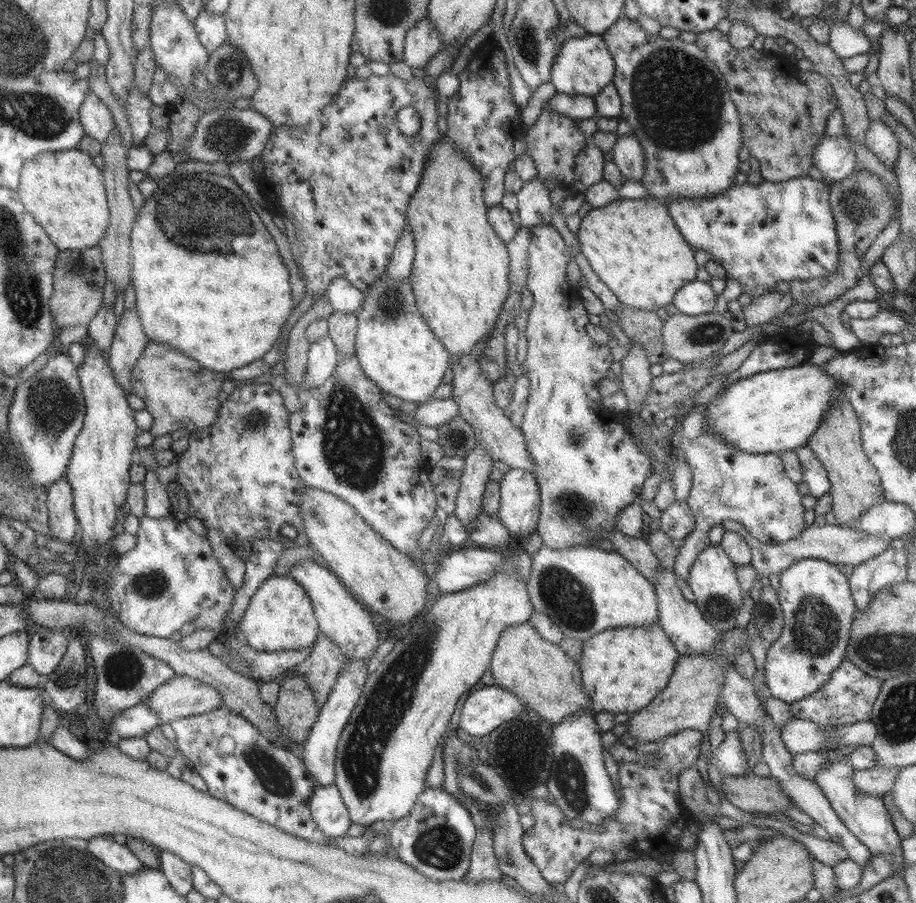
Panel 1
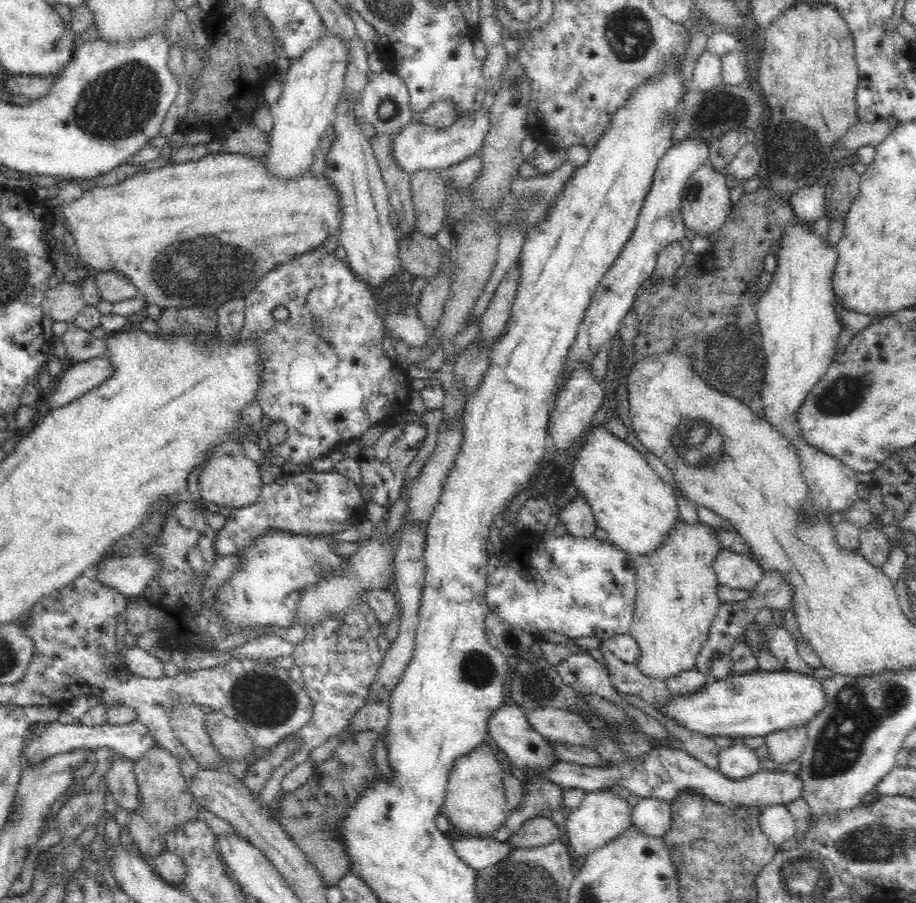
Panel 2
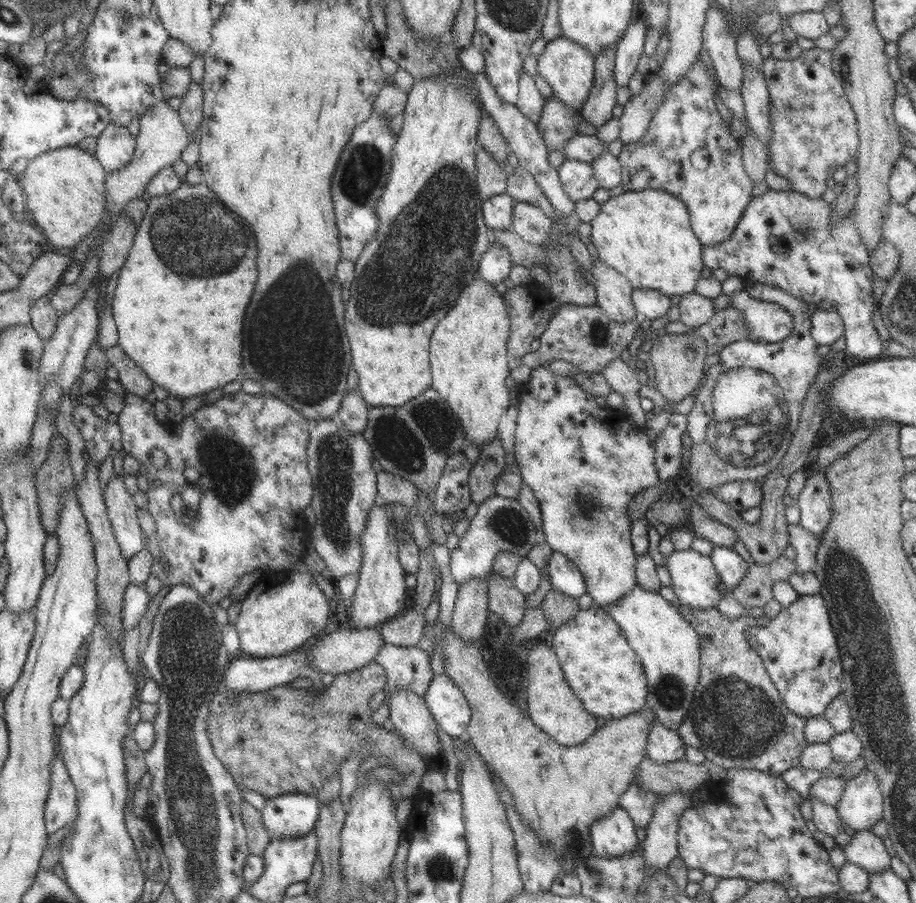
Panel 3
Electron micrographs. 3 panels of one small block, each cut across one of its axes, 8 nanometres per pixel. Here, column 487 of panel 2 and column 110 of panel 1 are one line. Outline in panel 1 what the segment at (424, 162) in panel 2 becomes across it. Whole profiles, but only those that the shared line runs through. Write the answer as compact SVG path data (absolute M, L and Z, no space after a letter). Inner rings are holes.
M91 91L83 97L78 116L84 134L100 143L116 128L110 111Z

